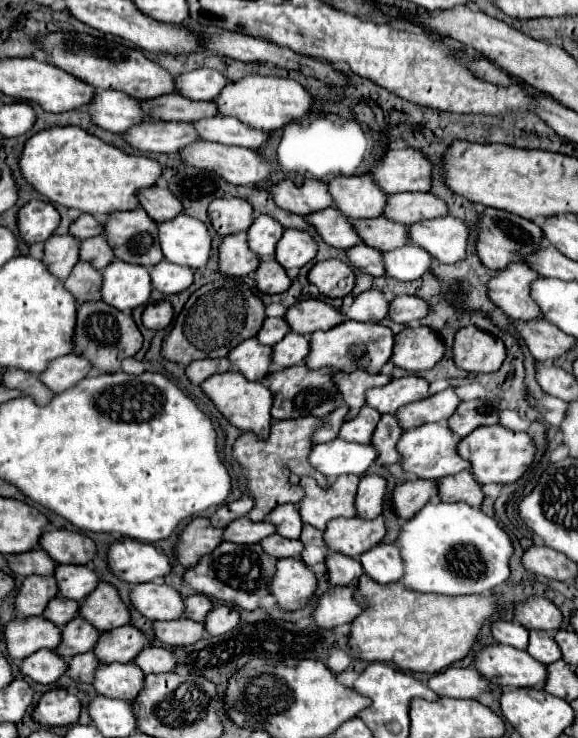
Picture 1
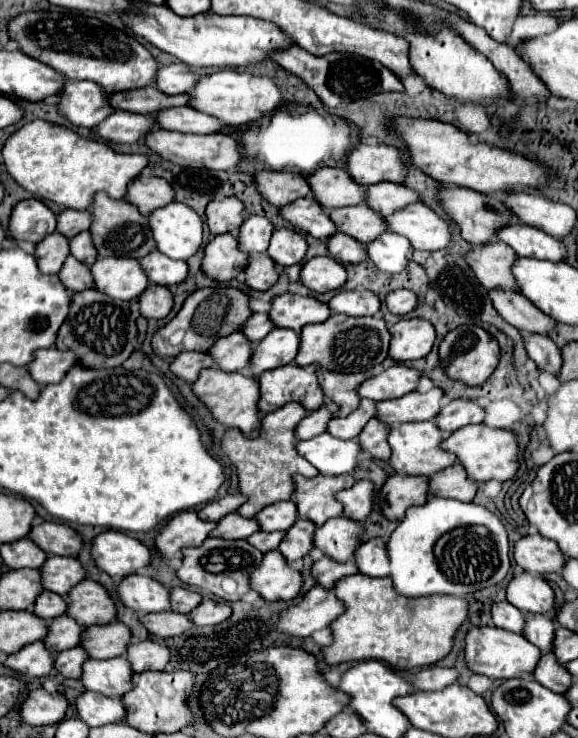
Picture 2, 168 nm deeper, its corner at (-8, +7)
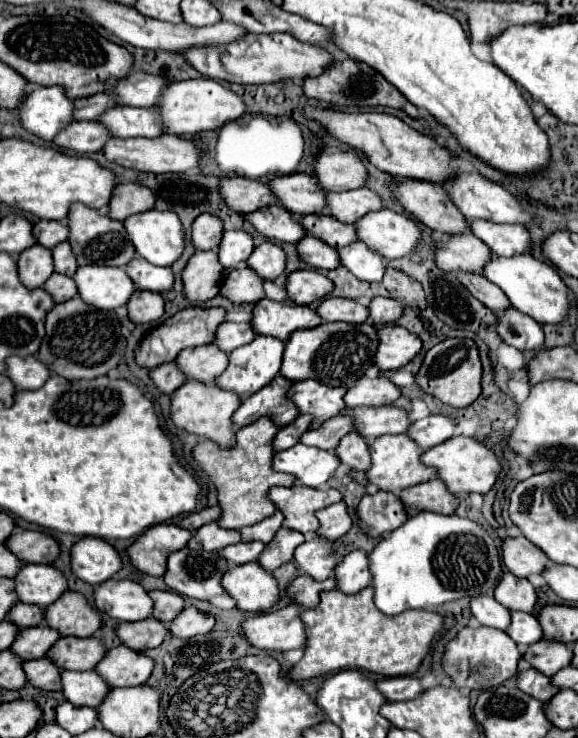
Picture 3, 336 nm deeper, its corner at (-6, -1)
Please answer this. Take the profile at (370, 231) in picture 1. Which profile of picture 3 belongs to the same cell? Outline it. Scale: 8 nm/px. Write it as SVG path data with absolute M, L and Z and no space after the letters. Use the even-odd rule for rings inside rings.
M311 214L311 216L301 216L299 222L303 224L303 228L311 234L321 238L323 242L327 242L333 248L343 248L353 244L357 238L357 230L353 224L347 222L339 222L335 218L331 218L331 214Z

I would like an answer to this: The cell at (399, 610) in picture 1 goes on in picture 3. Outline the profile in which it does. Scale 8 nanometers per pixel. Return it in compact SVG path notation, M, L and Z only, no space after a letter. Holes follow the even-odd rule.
M365 588L357 594L345 594L341 590L329 590L321 594L317 608L305 610L301 614L307 626L307 650L299 664L291 668L293 680L309 680L315 676L325 676L329 672L339 672L343 668L359 668L379 676L409 676L415 674L431 650L431 642L443 632L443 616L429 610L405 610L395 618L383 614L373 602L373 588Z

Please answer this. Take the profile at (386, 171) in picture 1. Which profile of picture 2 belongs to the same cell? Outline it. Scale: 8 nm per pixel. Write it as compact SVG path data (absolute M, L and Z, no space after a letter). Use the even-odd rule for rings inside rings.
M359 144L355 146L345 162L345 170L349 176L357 178L361 186L377 184L377 182L403 182L405 180L405 168L401 162L401 154L393 146L367 146Z

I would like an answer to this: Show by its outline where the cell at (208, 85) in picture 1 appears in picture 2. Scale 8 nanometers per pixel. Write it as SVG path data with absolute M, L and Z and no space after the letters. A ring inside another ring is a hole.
M183 62L177 64L169 64L169 66L161 66L157 70L157 90L175 96L175 94L183 94L189 88L195 86L195 82L199 80L199 76Z

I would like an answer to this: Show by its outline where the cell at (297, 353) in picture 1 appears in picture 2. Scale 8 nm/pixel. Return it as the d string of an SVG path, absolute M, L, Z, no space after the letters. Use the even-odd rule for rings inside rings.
M273 328L255 348L251 358L251 372L259 378L261 372L273 370L293 362L299 350L299 336L293 330Z

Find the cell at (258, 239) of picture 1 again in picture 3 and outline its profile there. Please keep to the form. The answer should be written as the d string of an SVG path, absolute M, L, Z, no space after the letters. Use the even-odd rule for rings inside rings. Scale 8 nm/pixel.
M237 230L237 232L223 234L223 240L221 240L217 252L219 252L219 262L227 270L233 270L233 268L239 268L241 264L245 264L253 250L255 250L255 244L253 244L251 234Z

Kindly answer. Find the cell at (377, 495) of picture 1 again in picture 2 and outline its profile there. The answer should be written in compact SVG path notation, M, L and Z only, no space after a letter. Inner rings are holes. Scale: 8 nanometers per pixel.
M357 480L353 488L337 492L337 500L343 504L343 514L355 522L365 522L373 508L373 484L369 480Z

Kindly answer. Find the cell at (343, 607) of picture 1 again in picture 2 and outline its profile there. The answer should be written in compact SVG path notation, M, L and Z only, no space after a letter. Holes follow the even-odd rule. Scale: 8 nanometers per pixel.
M313 586L299 604L289 606L277 616L277 630L281 634L307 638L313 632L327 628L343 610L343 604L337 600L333 590Z

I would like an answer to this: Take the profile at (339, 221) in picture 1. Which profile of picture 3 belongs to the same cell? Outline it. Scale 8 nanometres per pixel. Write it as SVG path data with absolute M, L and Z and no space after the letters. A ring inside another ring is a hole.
M267 206L263 210L245 214L245 220L249 220L263 236L273 240L299 244L307 236L301 222L283 206Z

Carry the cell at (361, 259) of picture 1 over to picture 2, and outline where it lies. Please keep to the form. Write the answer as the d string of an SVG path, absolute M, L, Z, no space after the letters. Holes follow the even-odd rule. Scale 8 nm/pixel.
M335 232L333 236L329 236L329 238L325 240L325 244L327 244L329 256L335 258L337 262L351 262L351 264L357 264L357 262L367 260L365 246L359 244L359 242L355 242L353 238L347 238L347 234Z

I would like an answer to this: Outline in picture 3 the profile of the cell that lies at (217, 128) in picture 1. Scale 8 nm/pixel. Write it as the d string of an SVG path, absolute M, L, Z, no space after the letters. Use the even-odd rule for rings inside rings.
M119 106L119 110L111 110L111 114L103 114L99 122L103 122L111 130L111 134L119 138L131 138L131 136L157 138L165 134L163 118L155 108Z

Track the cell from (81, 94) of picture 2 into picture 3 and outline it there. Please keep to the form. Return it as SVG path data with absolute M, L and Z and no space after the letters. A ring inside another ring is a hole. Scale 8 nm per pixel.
M37 86L23 100L19 118L29 132L51 142L63 128L67 128L75 120L73 112L75 100L65 94L63 86Z

